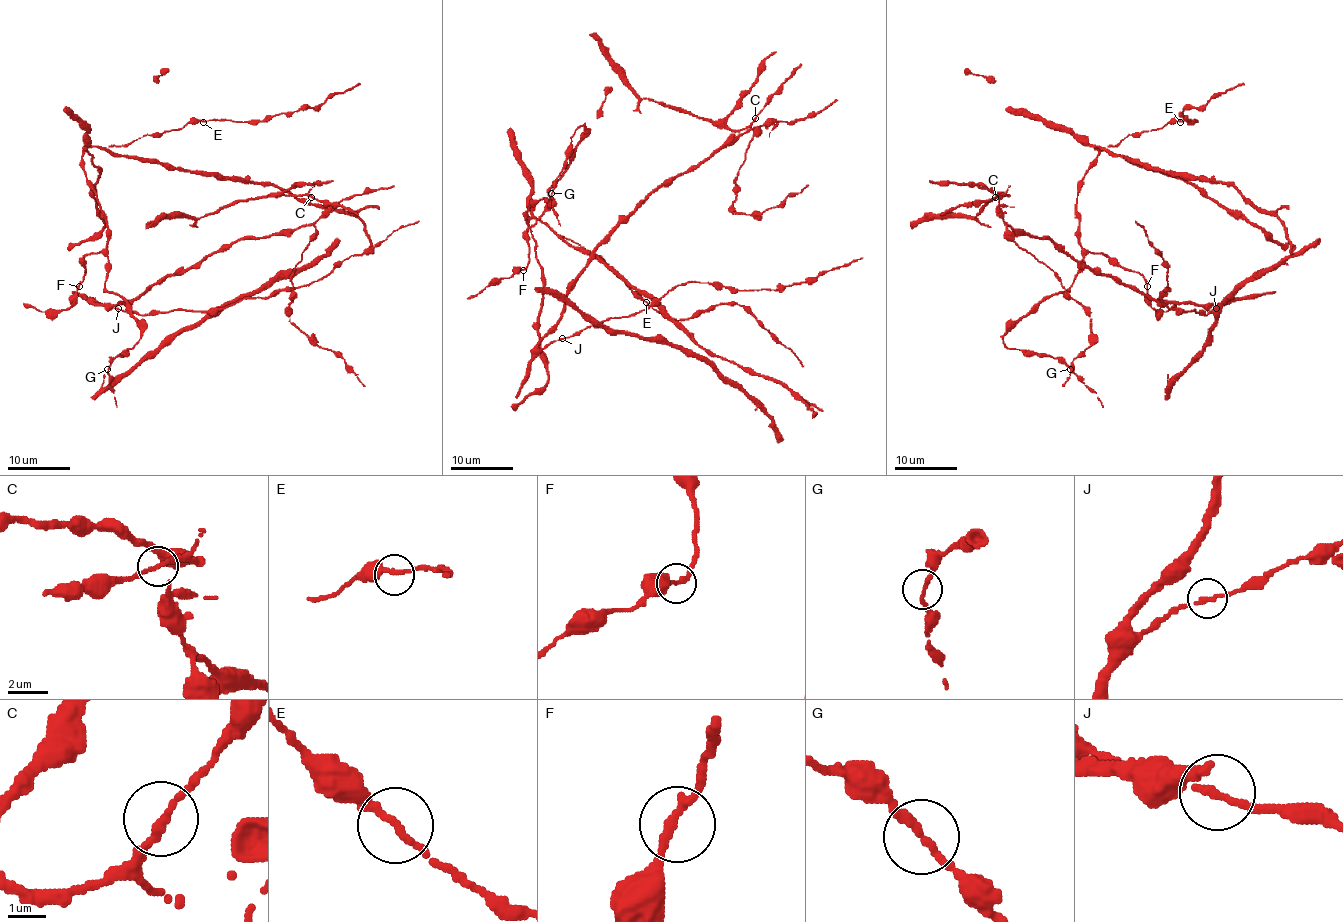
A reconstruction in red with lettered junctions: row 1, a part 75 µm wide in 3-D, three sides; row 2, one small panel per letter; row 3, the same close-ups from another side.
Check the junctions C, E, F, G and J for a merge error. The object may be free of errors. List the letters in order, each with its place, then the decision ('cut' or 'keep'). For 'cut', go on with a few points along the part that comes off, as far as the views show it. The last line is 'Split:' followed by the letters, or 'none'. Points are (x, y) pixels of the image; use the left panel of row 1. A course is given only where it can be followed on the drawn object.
C: place (311, 197); keep
E: place (203, 122); keep
F: place (79, 286); keep
G: place (107, 369); keep
J: place (118, 308); keep
Split: none

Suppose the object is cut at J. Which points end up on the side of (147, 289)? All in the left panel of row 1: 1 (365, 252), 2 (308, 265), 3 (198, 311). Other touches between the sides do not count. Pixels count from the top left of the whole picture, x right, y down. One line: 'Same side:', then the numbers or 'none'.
Same side: 2

